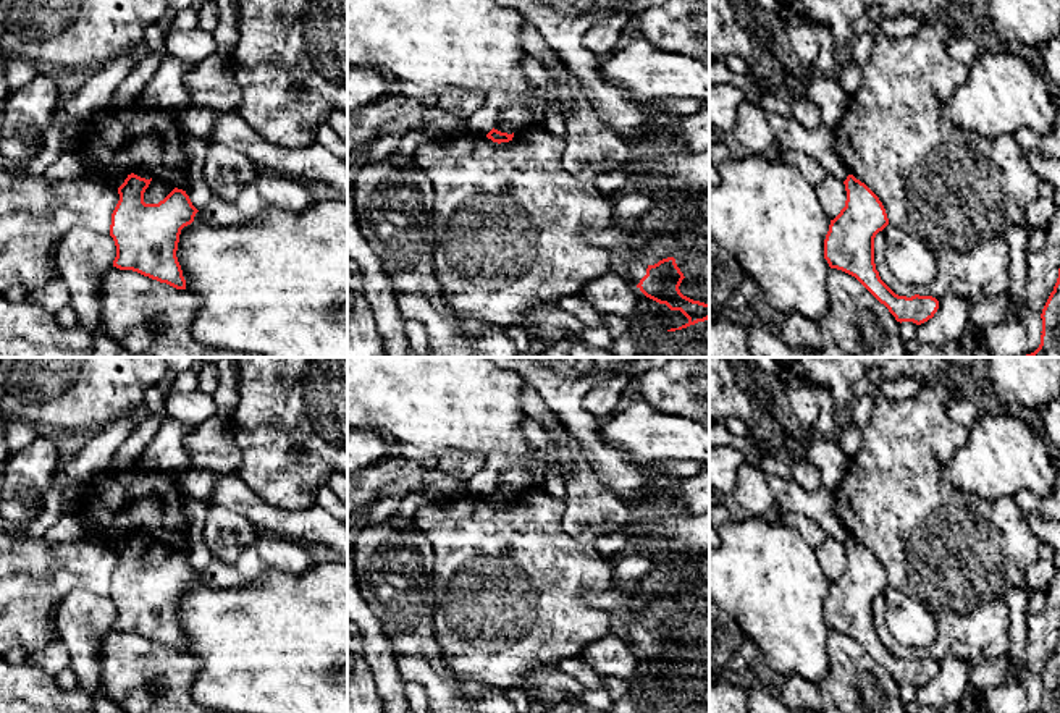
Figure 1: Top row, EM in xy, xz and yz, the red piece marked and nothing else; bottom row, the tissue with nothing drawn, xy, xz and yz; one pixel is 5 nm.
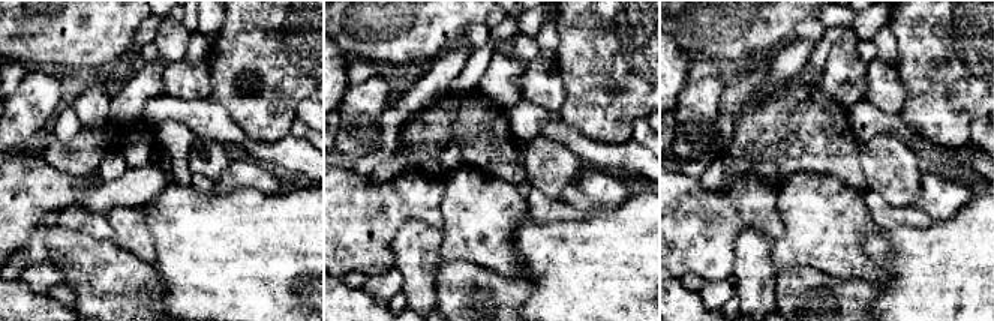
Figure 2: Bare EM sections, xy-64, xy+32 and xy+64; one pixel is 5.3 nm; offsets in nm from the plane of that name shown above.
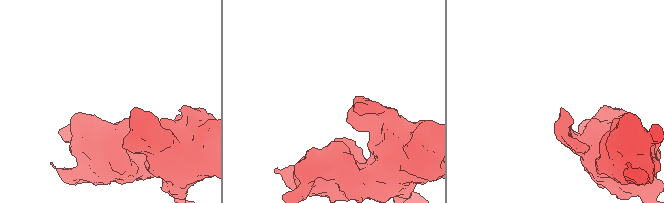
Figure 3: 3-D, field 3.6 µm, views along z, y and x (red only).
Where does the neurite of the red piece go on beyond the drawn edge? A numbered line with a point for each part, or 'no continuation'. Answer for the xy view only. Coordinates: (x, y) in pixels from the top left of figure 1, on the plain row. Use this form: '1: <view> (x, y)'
no continuation

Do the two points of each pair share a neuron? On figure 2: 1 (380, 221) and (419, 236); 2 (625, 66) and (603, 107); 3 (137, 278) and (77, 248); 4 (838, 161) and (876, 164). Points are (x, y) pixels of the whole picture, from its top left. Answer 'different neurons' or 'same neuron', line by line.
1: different neurons
2: same neuron
3: same neuron
4: different neurons

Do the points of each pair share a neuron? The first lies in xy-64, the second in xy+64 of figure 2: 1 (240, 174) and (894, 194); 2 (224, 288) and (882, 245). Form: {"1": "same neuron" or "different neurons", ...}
{"1": "different neurons", "2": "same neuron"}

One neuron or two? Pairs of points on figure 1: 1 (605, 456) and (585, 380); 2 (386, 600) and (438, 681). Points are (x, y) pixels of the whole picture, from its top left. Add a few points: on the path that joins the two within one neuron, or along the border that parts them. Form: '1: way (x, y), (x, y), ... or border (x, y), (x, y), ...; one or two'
1: way (588, 437), (587, 430), (576, 419), (576, 400); one
2: way (406, 620), (427, 642), (427, 662); one

